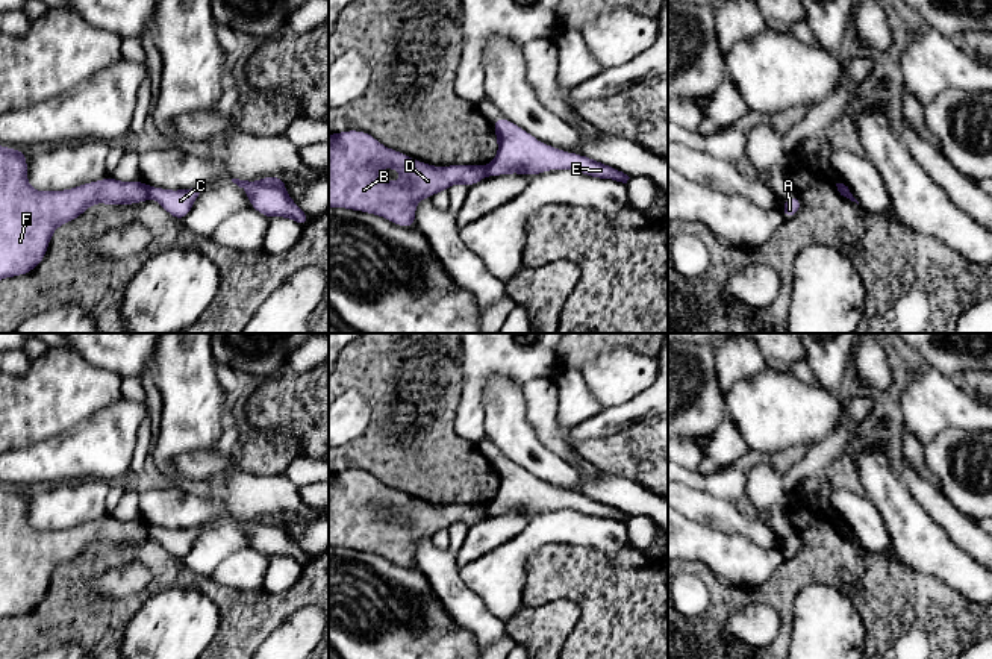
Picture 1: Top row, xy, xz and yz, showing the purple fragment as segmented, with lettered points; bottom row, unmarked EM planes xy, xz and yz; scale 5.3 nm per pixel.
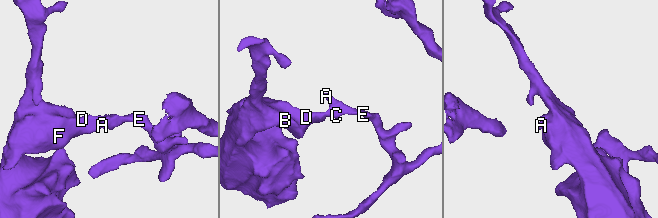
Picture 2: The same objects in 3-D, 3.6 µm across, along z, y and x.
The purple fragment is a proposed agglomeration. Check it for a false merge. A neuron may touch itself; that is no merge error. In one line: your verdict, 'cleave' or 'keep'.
cleave

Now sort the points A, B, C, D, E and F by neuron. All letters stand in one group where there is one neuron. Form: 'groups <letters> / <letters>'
groups A C E / B D F

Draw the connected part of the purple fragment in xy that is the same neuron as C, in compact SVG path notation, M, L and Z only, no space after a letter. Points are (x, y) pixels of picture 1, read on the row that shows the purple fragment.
M148 186L148 198L156 200L170 215L179 221L183 221L189 214L198 194L200 186L177 191Z

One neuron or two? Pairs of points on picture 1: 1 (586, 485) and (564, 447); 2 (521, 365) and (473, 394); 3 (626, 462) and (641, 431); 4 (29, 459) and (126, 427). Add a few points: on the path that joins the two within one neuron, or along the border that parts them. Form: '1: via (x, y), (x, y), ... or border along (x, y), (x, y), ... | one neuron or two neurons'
1: border along (602, 471), (594, 476), (580, 473) | two neurons
2: via (508, 365), (492, 365), (477, 381) | one neuron
3: via (626, 455), (626, 446), (633, 438) | one neuron
4: via (53, 459), (85, 459), (103, 444) | one neuron

